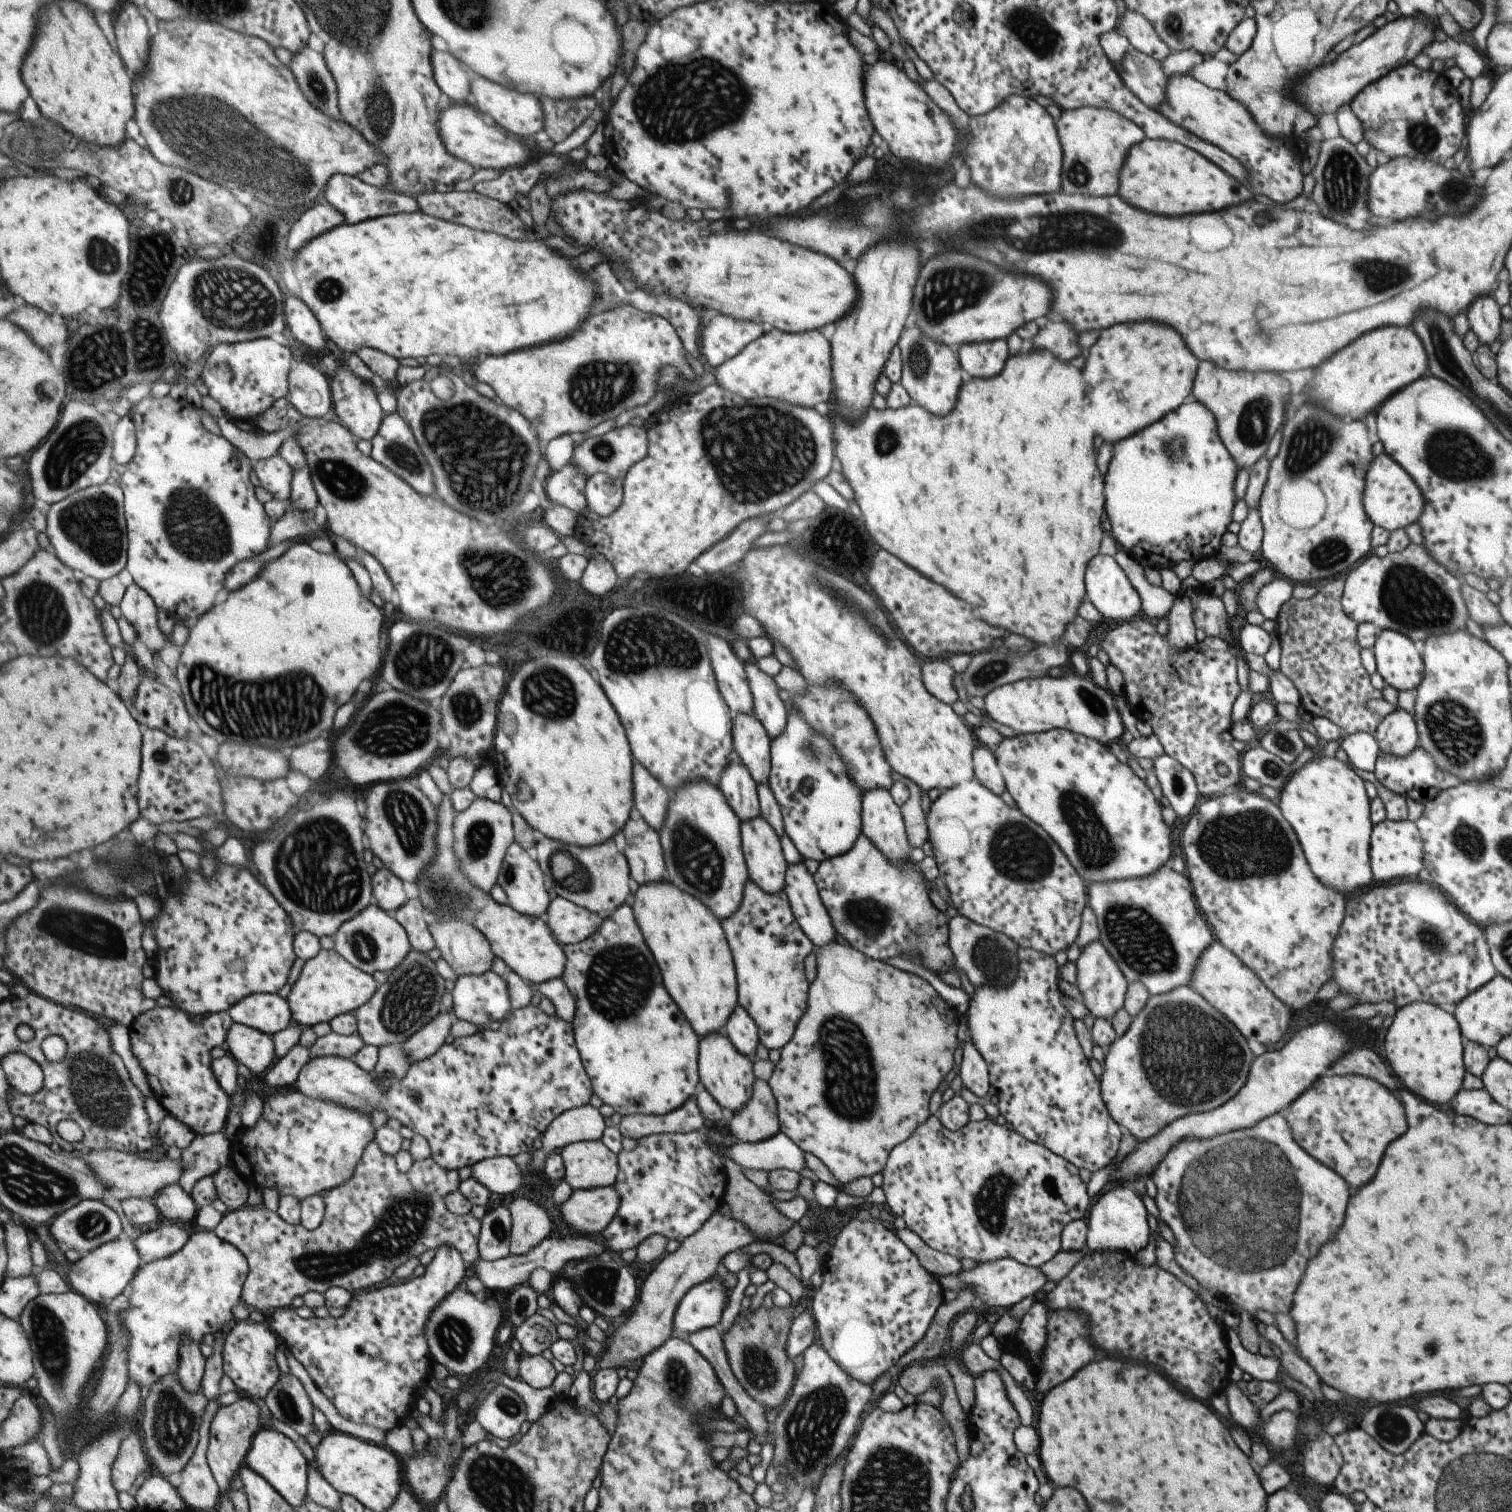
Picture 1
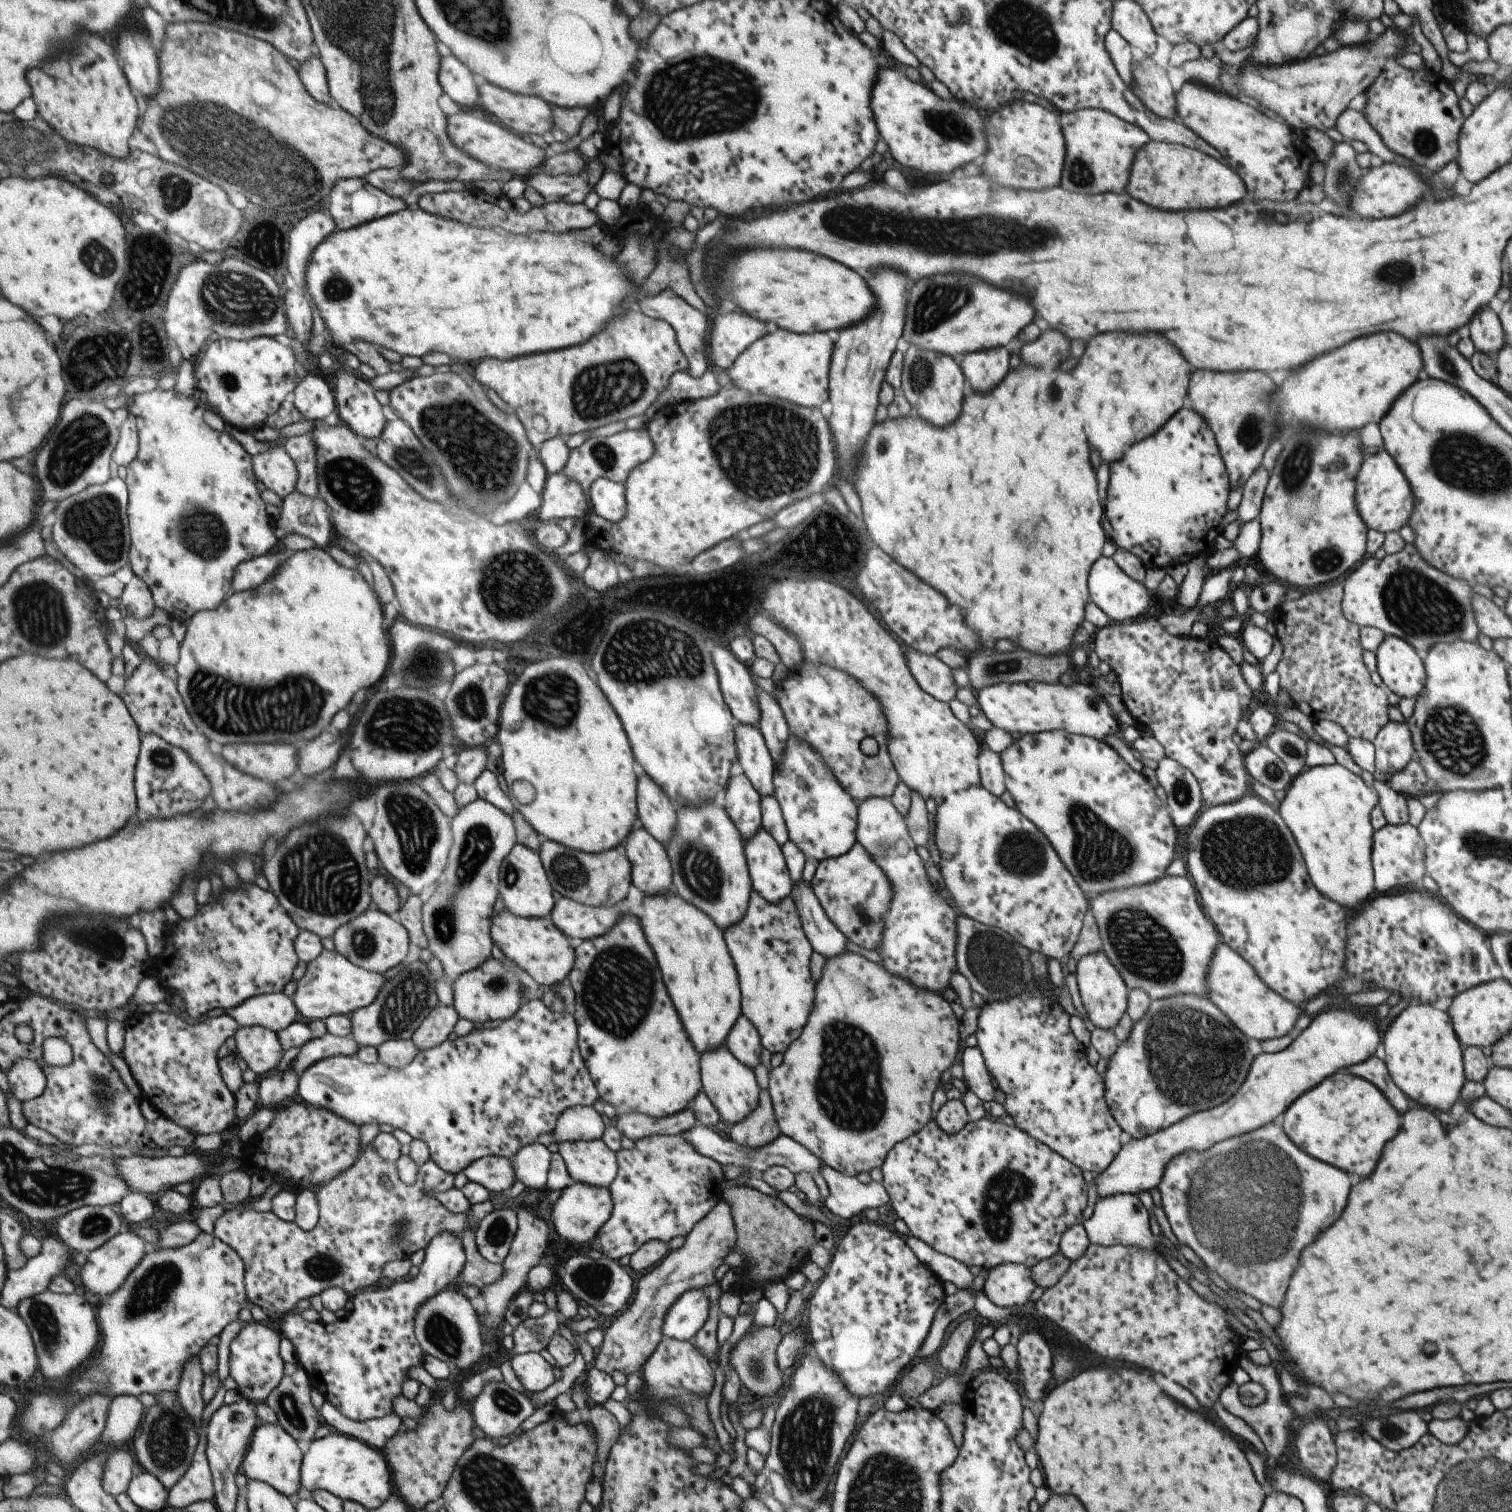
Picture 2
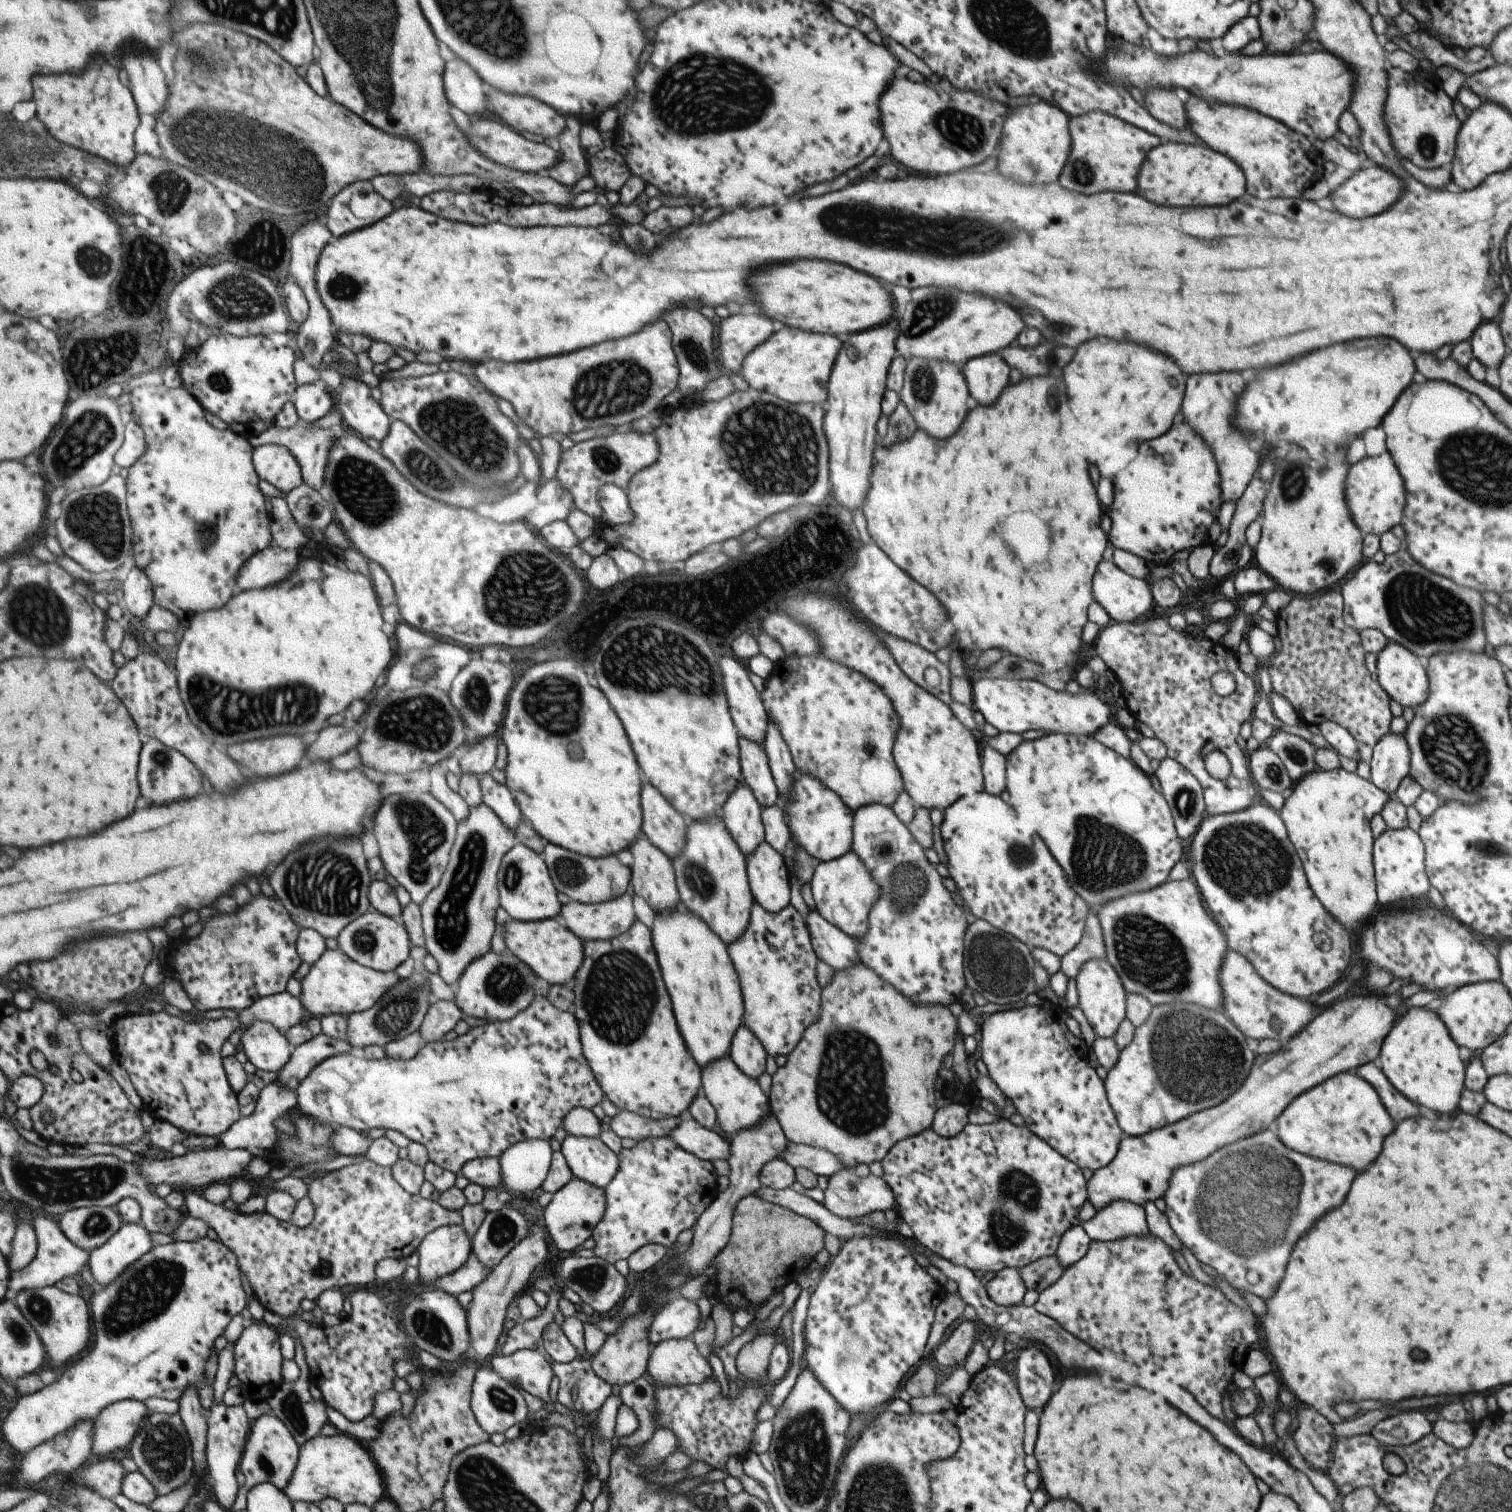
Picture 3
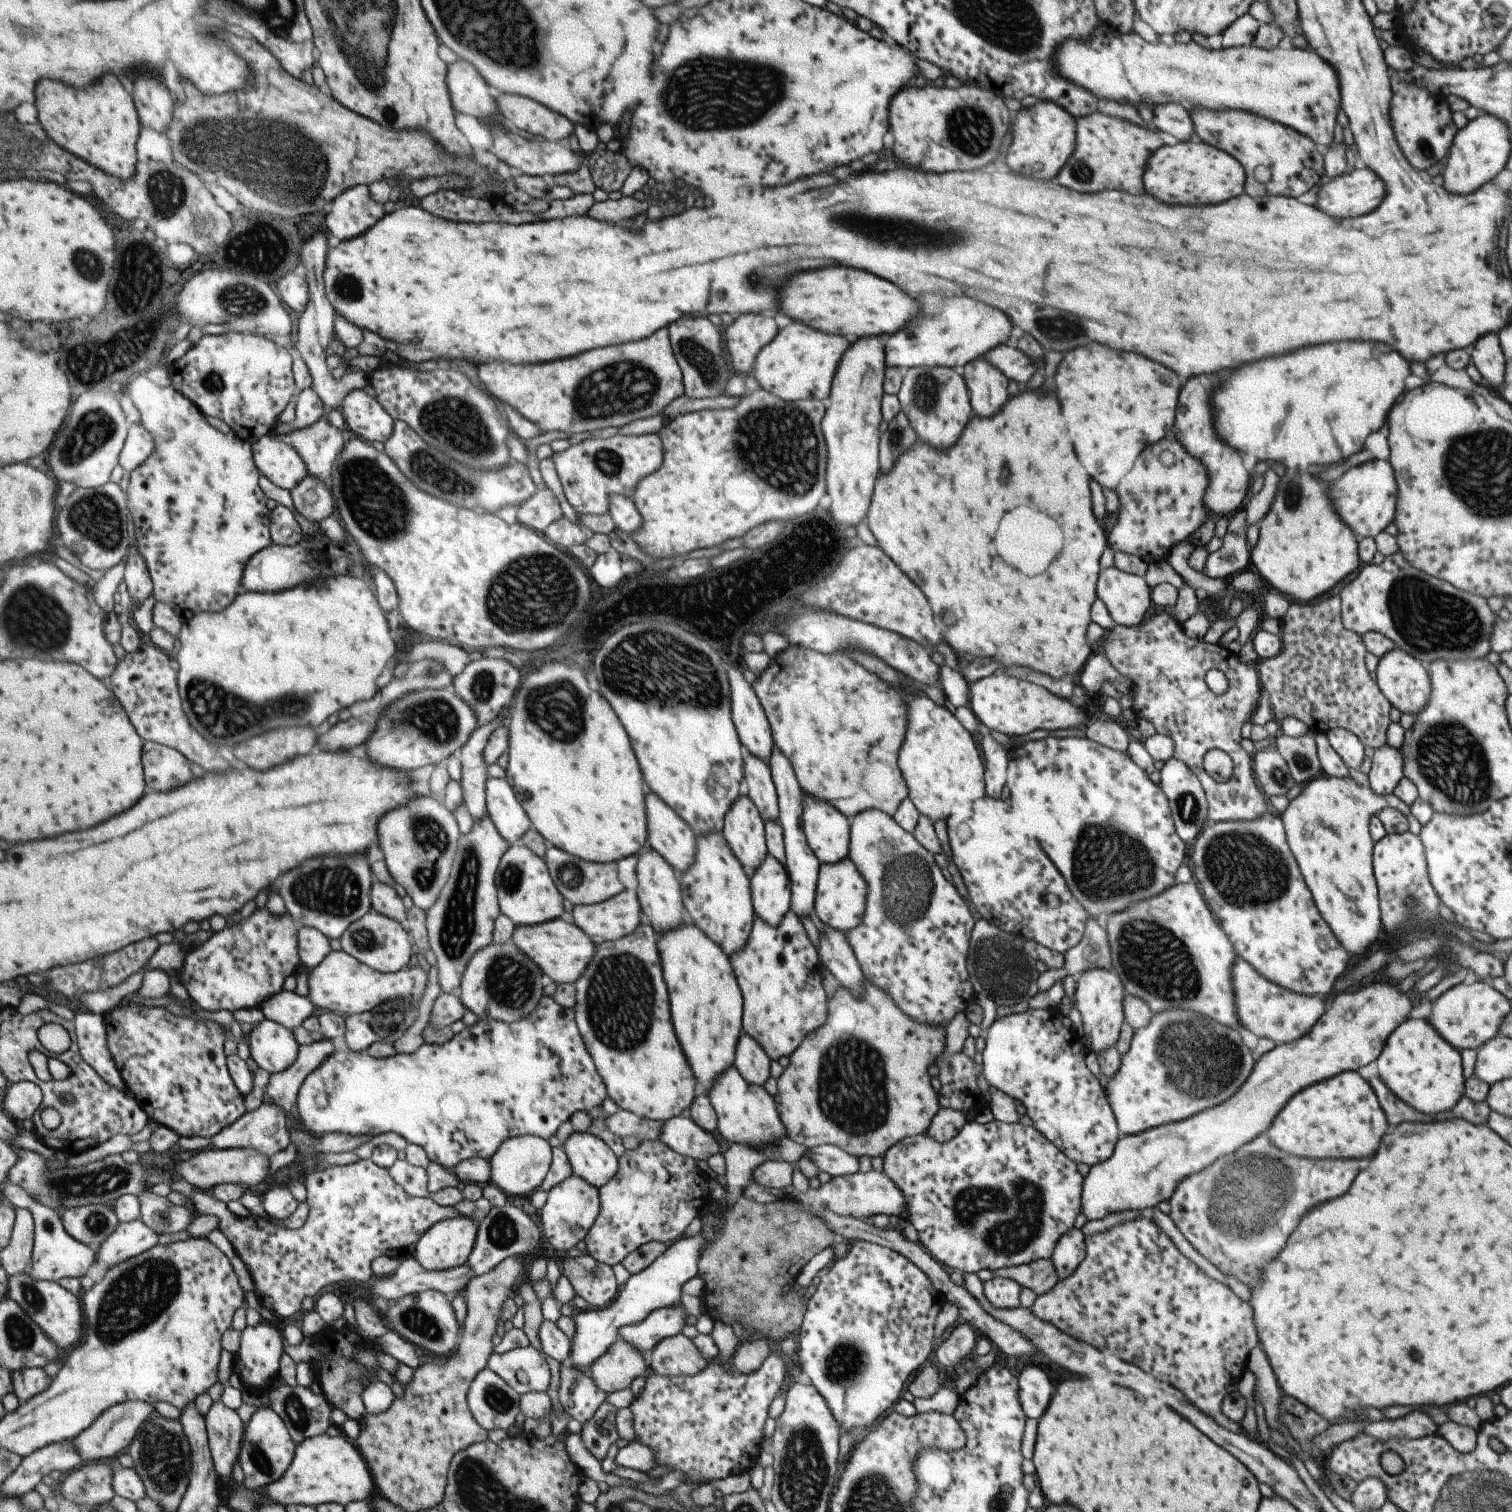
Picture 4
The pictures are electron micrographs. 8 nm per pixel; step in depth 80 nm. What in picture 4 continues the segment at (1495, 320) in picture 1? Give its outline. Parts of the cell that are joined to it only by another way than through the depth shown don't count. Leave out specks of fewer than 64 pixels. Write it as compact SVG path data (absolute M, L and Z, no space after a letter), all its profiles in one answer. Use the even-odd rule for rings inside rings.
M1483 334L1479 342L1475 342L1475 348L1470 354L1470 362L1475 365L1479 374L1492 393L1498 394L1497 386L1502 384L1505 358L1498 343L1496 334Z

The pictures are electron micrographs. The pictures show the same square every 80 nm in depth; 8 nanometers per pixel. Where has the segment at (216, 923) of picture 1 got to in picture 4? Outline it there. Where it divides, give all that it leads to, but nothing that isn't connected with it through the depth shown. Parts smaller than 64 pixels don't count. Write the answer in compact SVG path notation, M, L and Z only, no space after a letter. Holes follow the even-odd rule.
M259 908L251 918L215 932L200 947L185 950L179 980L185 986L192 1006L215 1012L229 1010L230 1013L241 1008L259 1009L270 997L283 991L285 980L294 976L303 964L299 954L299 931L288 912L273 916L267 908Z

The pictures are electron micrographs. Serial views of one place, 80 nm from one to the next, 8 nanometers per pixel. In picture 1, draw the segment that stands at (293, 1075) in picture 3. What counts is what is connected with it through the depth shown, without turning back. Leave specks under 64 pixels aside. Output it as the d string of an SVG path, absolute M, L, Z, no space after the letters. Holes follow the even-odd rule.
M333 1031L327 1036L317 1038L311 1046L312 1058L339 1055L352 1059L365 1045L366 1042L359 1032L347 1036Z

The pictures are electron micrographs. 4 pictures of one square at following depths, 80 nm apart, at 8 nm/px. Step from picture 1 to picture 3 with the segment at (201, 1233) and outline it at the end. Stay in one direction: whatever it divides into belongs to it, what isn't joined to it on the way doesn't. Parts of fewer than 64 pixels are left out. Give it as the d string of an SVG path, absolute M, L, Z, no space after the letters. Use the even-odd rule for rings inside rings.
M205 1237L198 1241L183 1242L174 1241L166 1245L155 1246L148 1253L145 1253L137 1262L127 1267L127 1270L116 1278L116 1281L108 1287L94 1287L93 1294L90 1298L92 1309L95 1311L94 1329L95 1329L95 1346L91 1352L79 1360L75 1366L67 1368L63 1372L63 1376L58 1373L56 1381L41 1389L38 1392L25 1395L18 1400L18 1403L9 1412L3 1420L1 1432L5 1440L10 1442L15 1452L18 1452L22 1457L26 1456L34 1448L42 1445L45 1441L51 1440L63 1434L66 1430L72 1429L78 1422L90 1421L92 1418L97 1418L104 1408L107 1408L111 1403L121 1401L123 1399L135 1399L138 1401L147 1400L147 1398L165 1398L165 1400L175 1400L179 1403L180 1398L184 1395L184 1390L189 1385L197 1385L199 1388L203 1383L206 1383L205 1364L209 1360L209 1356L215 1349L215 1340L219 1336L224 1336L229 1329L230 1322L233 1318L241 1315L241 1312L247 1308L249 1298L247 1292L243 1288L243 1278L241 1278L241 1263L237 1260L237 1255L223 1241L211 1240Z

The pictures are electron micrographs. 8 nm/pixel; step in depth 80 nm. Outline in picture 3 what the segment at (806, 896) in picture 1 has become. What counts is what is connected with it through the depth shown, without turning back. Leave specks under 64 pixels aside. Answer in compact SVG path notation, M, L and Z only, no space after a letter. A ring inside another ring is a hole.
M815 909L808 911L804 923L816 957L833 971L846 969L858 960L852 938L827 922Z

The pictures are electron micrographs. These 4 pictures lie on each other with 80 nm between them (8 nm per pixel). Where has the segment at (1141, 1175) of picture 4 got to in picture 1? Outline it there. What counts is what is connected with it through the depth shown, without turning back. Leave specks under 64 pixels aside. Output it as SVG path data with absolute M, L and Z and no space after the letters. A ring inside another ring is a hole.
M1317 1022L1309 1028L1303 1028L1291 1036L1289 1041L1273 1052L1265 1051L1263 1054L1253 1058L1244 1085L1221 1106L1195 1114L1186 1114L1179 1117L1162 1128L1156 1135L1145 1141L1138 1142L1133 1150L1122 1162L1111 1179L1135 1181L1139 1176L1150 1177L1155 1165L1160 1158L1171 1148L1171 1145L1182 1138L1191 1137L1195 1139L1211 1138L1215 1135L1242 1129L1254 1125L1262 1118L1277 1113L1282 1108L1290 1105L1291 1102L1311 1086L1311 1082L1333 1062L1337 1056L1351 1048L1349 1034L1341 1032L1337 1026L1329 1022Z

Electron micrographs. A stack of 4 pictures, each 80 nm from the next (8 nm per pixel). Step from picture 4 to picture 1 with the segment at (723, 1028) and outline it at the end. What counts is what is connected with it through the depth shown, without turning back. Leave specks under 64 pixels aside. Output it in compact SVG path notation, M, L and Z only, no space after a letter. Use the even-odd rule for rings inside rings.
M669 881L640 885L634 896L635 916L639 918L639 926L646 938L647 946L651 946L651 954L655 954L655 962L659 962L659 970L663 970L663 986L667 994L679 1006L679 1010L683 1012L683 1016L687 1018L687 1022L699 1038L703 1038L707 1033L723 1031L727 1017L737 1005L737 981L733 972L731 952L727 948L728 942L725 942L719 920L713 918L713 914L698 898L692 894L685 894Z

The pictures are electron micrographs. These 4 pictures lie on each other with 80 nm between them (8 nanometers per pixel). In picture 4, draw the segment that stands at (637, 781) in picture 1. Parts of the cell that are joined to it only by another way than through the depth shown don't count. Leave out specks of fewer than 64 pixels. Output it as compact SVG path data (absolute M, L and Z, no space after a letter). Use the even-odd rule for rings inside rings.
M649 790L647 791L647 814L649 848L662 855L671 866L675 867L675 870L685 873L695 862L695 852L697 852L697 840L690 826L658 795Z

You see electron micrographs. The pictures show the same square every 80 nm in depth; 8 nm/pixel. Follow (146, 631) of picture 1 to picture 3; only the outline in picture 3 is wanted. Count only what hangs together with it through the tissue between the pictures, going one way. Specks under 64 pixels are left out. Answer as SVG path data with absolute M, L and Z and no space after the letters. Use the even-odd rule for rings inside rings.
M137 566L123 582L124 603L135 618L144 618L155 605L154 586L145 571Z

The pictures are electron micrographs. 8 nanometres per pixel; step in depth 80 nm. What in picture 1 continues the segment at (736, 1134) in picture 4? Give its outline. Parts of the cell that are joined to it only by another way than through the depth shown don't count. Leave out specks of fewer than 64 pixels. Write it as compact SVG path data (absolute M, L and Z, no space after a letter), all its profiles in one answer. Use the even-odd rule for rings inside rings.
M715 1031L714 1033L707 1033L701 1041L699 1041L699 1078L702 1079L700 1084L716 1101L721 1108L728 1108L734 1113L739 1110L745 1101L751 1096L752 1084L754 1081L752 1071L752 1060L740 1053L731 1044L729 1037L723 1031Z

